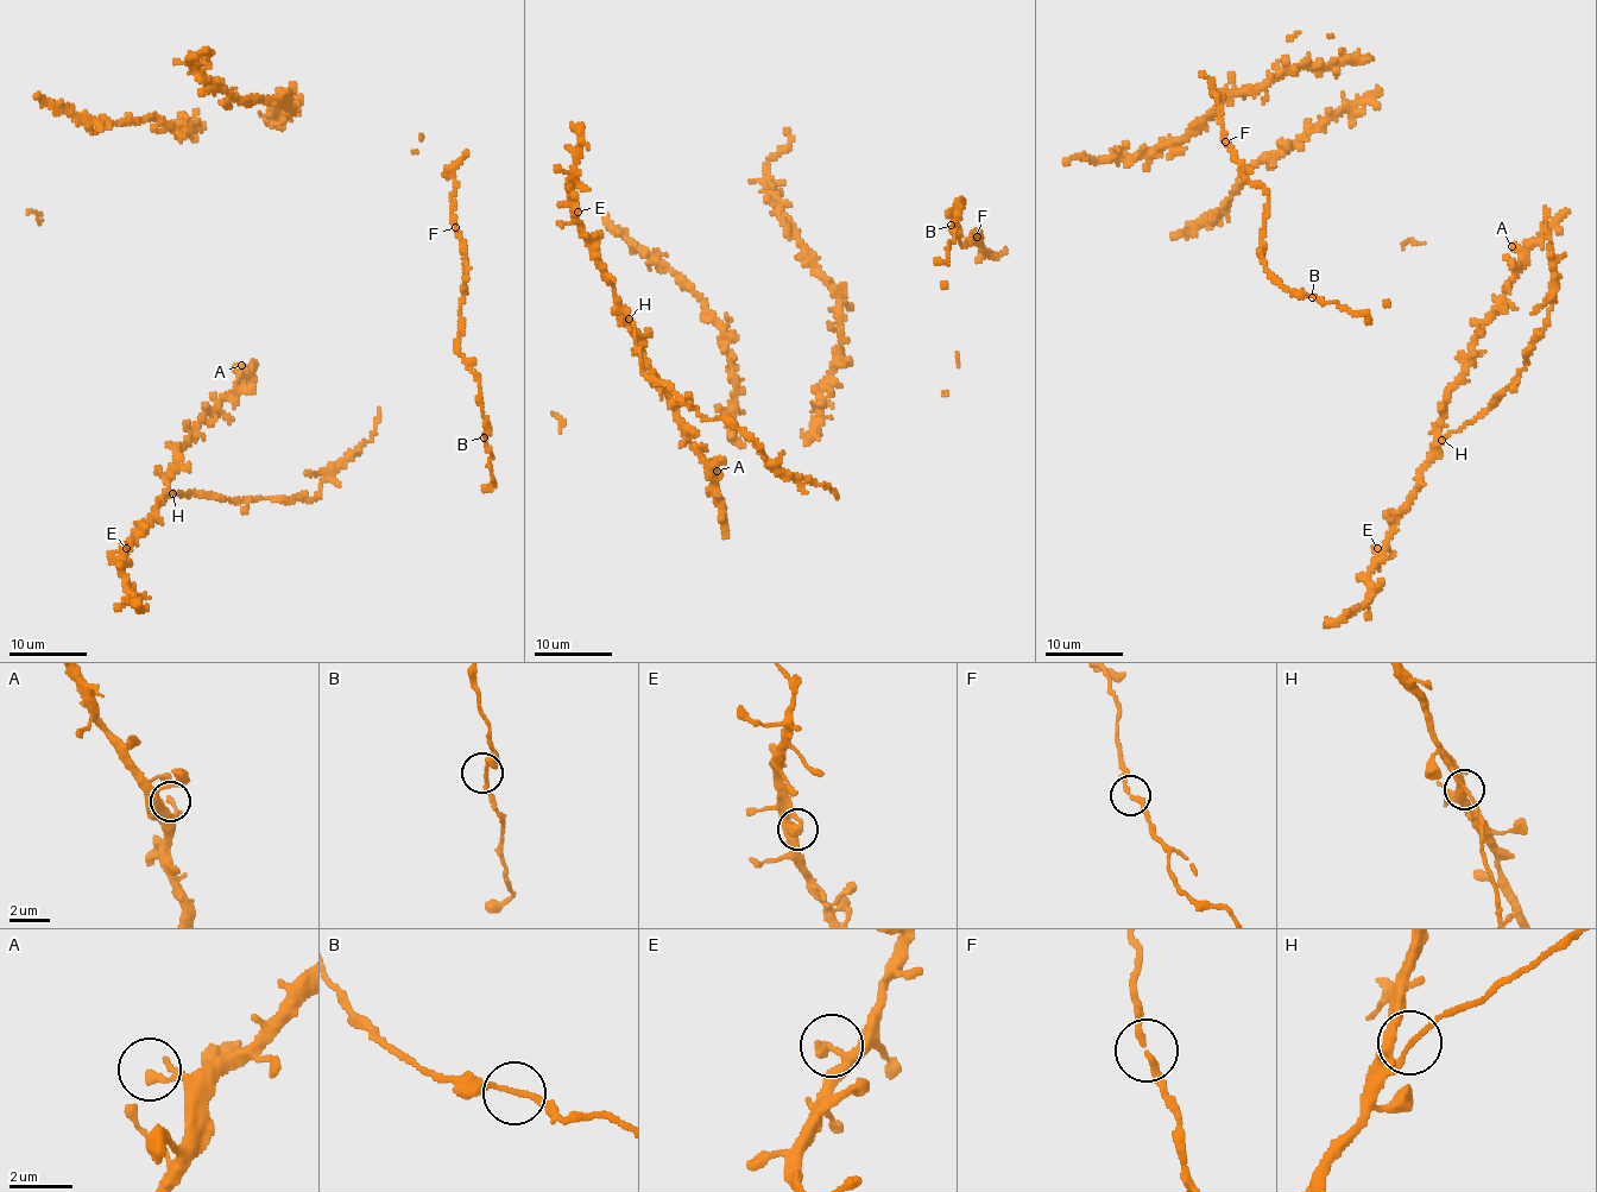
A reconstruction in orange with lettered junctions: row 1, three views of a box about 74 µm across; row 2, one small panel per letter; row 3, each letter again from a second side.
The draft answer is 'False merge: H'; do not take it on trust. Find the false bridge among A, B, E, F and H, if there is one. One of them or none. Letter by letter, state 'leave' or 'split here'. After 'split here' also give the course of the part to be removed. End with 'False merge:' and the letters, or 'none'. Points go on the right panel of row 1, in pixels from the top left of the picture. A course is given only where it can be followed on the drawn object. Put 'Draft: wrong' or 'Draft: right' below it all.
A: leave
B: leave
E: leave
F: leave
H: split here; foreign part runs (1441, 439), (1482, 416), (1513, 386), (1528, 359), (1525, 353), (1545, 327), (1556, 291), (1546, 207)
False merge: H
Draft: right

